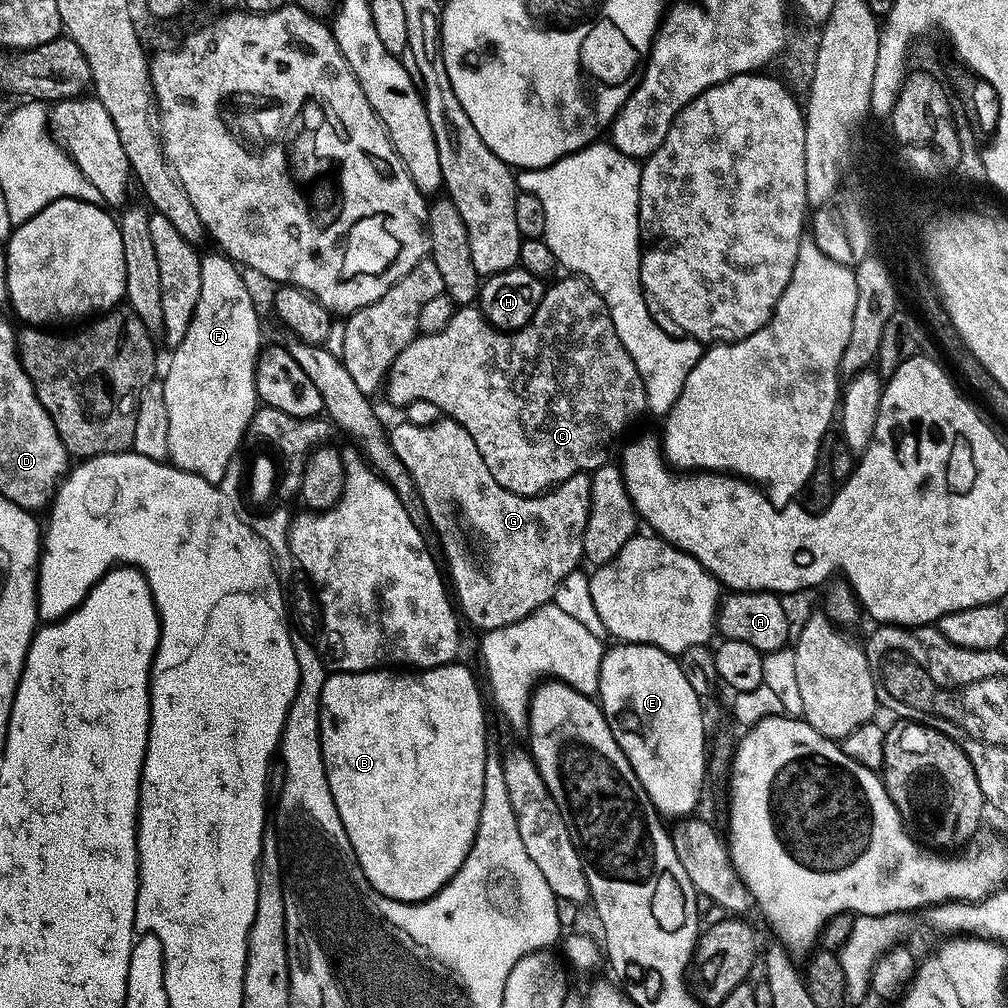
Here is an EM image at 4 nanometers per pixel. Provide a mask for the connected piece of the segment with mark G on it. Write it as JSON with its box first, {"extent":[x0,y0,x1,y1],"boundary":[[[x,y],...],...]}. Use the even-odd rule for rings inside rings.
{"extent":[390,418,591,632],"boundary":[[[441,418],[430,426],[399,423],[390,428],[392,450],[410,474],[416,495],[424,503],[431,527],[443,526],[444,512],[450,511],[453,504],[457,514],[468,523],[474,535],[480,536],[488,551],[488,576],[480,576],[480,564],[472,557],[467,544],[452,532],[444,536],[443,563],[450,581],[450,592],[461,617],[478,631],[485,632],[516,623],[538,607],[552,602],[558,582],[562,582],[566,574],[577,571],[584,560],[584,530],[590,506],[591,475],[586,472],[574,474],[542,496],[519,496],[494,482],[490,470],[486,470],[482,454],[478,454],[478,446],[474,446],[474,438],[466,434],[457,420]]]}

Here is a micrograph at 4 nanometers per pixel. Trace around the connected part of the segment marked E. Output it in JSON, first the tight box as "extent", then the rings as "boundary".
{"extent":[598,642,706,818],"boundary":[[[623,642],[613,643],[613,648],[609,647],[601,658],[601,672],[598,678],[598,703],[606,722],[610,726],[610,734],[614,734],[614,742],[618,742],[618,746],[622,750],[622,754],[626,754],[626,762],[630,762],[630,766],[634,770],[634,774],[638,778],[638,782],[642,786],[642,790],[646,790],[646,794],[650,798],[650,802],[655,806],[661,817],[676,816],[675,818],[688,818],[693,815],[692,812],[696,808],[696,803],[700,800],[700,791],[704,788],[704,776],[706,777],[706,740],[704,744],[704,712],[700,709],[702,698],[694,692],[693,687],[686,682],[686,677],[680,669],[679,659],[671,652],[664,652],[660,648],[655,648],[649,644],[626,644]]]}

